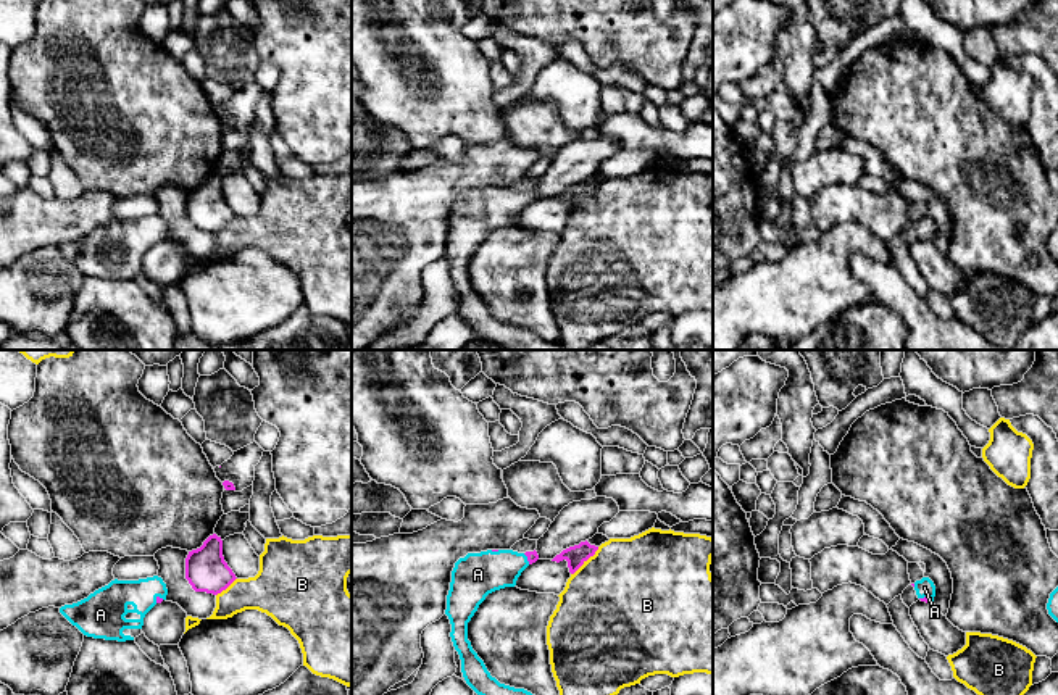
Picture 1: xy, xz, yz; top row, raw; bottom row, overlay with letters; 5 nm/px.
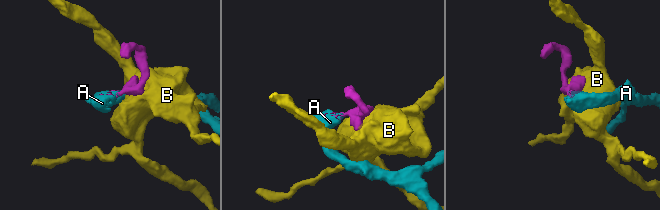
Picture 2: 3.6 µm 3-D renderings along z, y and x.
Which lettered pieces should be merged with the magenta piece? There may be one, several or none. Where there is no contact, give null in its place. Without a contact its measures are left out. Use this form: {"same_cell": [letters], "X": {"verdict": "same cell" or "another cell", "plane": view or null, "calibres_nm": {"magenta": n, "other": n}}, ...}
{"same_cell": ["A"], "A": {"verdict": "same cell", "plane": "yz", "calibres_nm": {"magenta": 20, "other": 90}}, "B": {"verdict": "another cell", "plane": "xz", "calibres_nm": {"magenta": 100, "other": 500}}}

